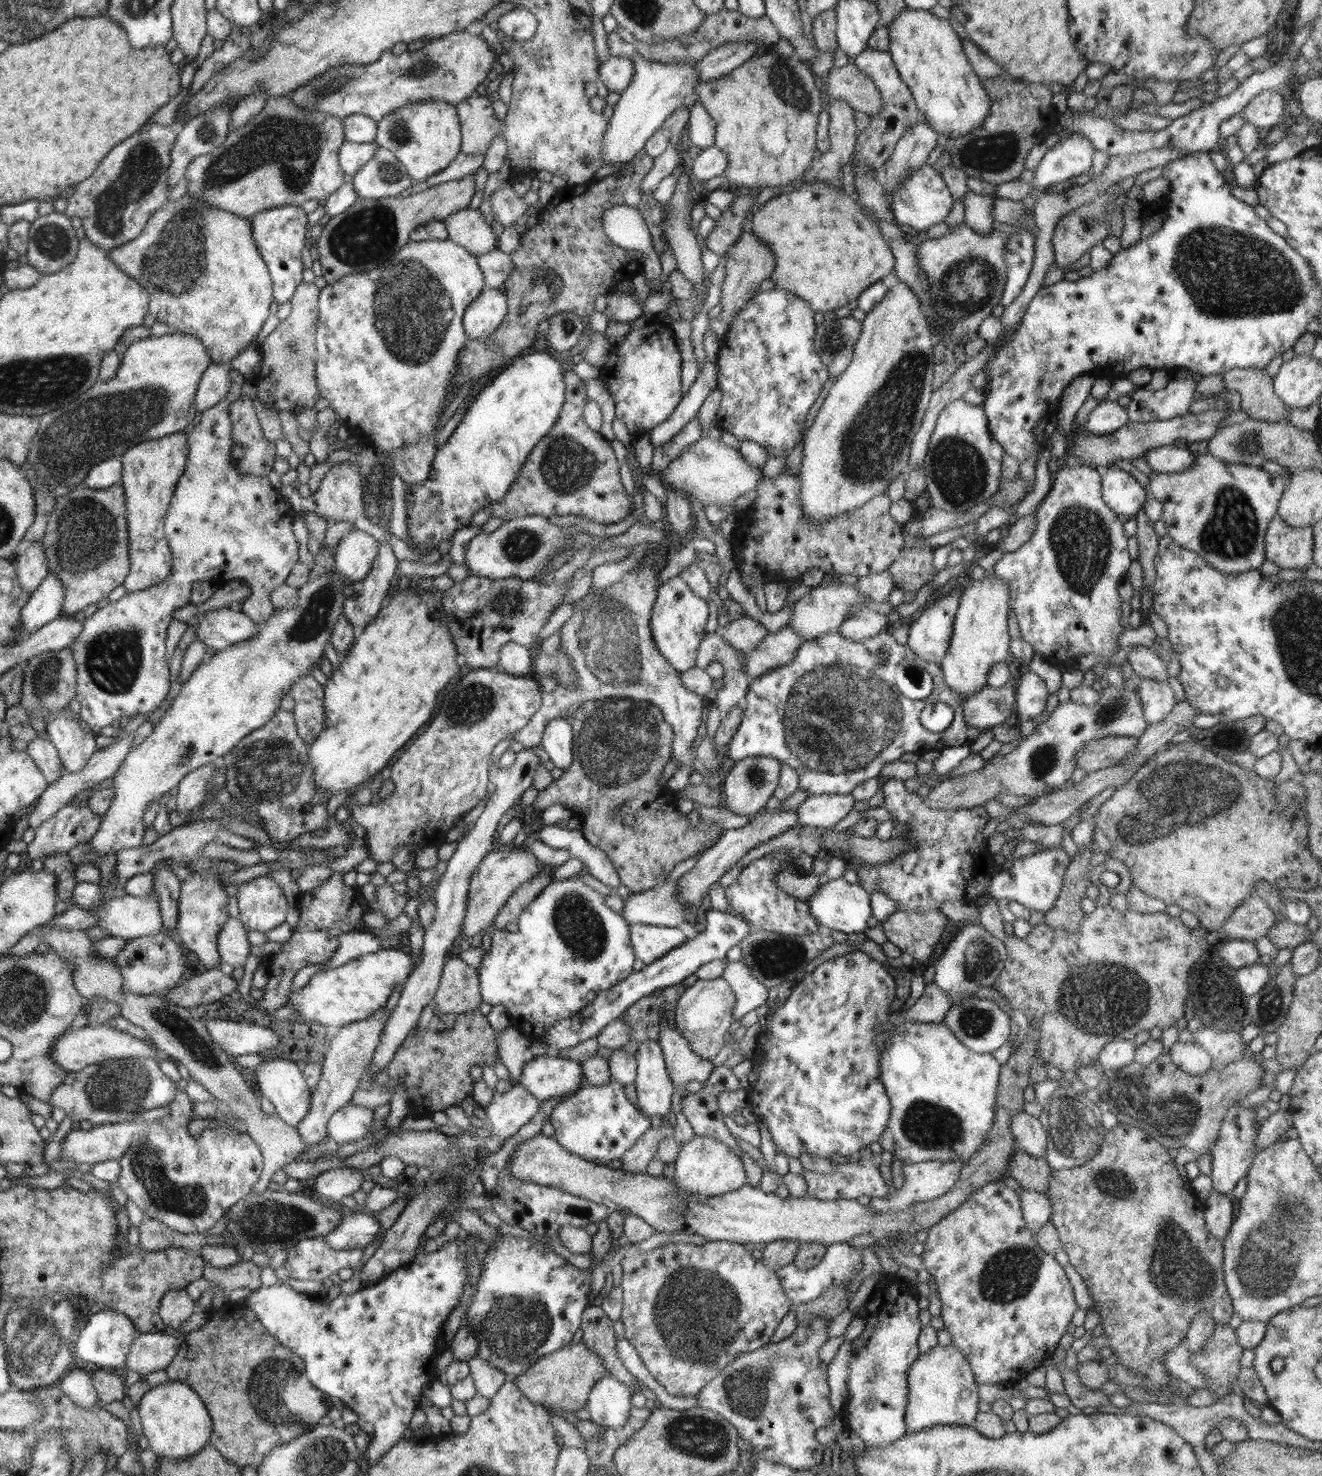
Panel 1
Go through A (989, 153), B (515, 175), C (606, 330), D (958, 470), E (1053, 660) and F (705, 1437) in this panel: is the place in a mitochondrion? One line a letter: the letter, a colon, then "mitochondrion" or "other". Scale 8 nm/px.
A: mitochondrion
B: other
C: other
D: mitochondrion
E: other
F: mitochondrion

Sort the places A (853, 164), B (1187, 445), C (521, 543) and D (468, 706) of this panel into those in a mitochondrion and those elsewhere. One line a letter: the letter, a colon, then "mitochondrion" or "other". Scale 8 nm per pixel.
A: other
B: other
C: mitochondrion
D: mitochondrion

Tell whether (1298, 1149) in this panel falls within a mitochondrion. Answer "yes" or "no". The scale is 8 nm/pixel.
no

